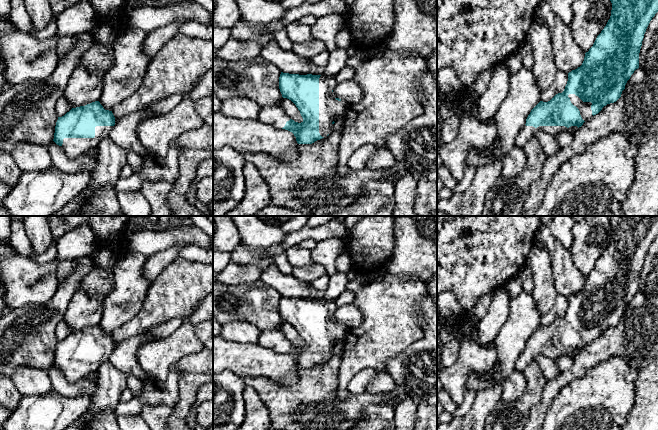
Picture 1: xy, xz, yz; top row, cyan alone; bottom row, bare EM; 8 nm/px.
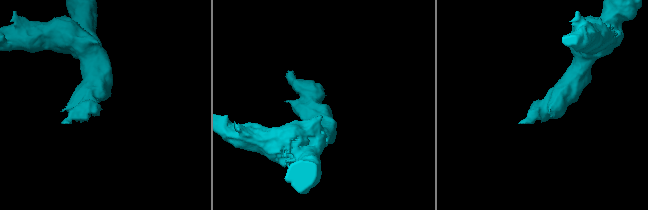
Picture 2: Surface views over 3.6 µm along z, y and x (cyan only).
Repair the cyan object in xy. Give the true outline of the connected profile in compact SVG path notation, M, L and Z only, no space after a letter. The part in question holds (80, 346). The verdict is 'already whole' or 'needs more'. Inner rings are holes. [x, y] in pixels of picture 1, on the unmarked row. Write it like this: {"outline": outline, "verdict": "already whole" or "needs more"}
{"outline": "M95 325L72 332L64 340L58 341L53 365L62 372L69 383L73 384L96 372L103 363L108 362L114 349L115 341L112 335L105 334L99 325Z", "verdict": "needs more"}

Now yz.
{"outline": "M610 216L610 225L610 243L593 270L585 277L582 289L568 297L568 305L562 317L556 318L548 326L540 325L531 334L525 350L515 362L515 371L524 371L537 354L553 361L565 355L574 357L604 330L621 321L627 305L639 292L639 277L644 258L658 236L658 216Z", "verdict": "needs more"}

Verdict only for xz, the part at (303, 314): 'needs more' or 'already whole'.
needs more

